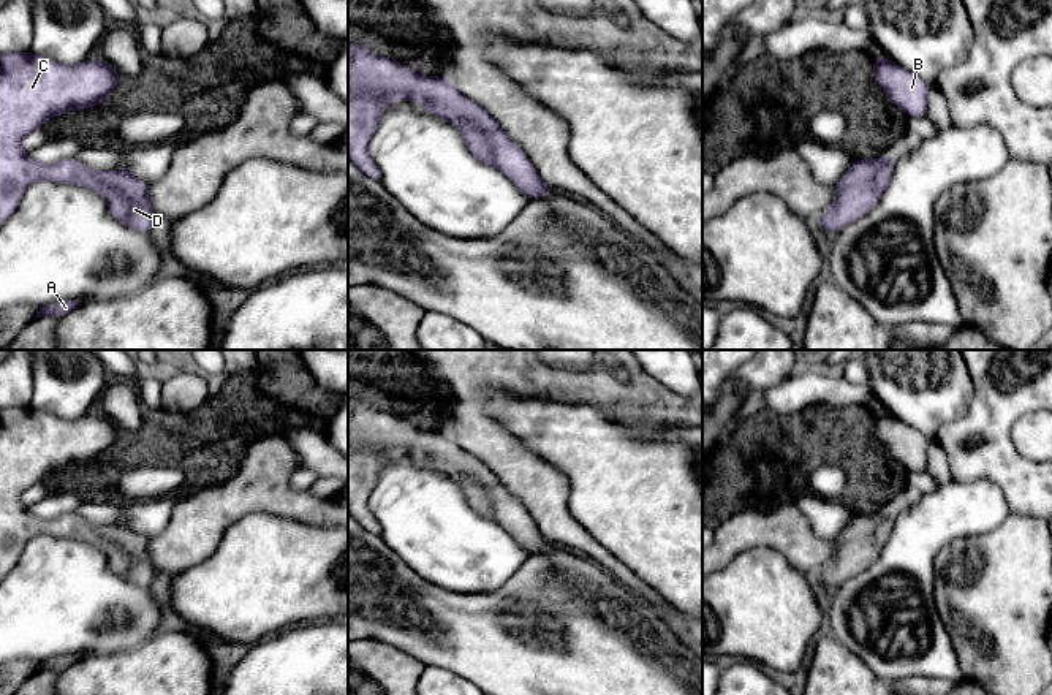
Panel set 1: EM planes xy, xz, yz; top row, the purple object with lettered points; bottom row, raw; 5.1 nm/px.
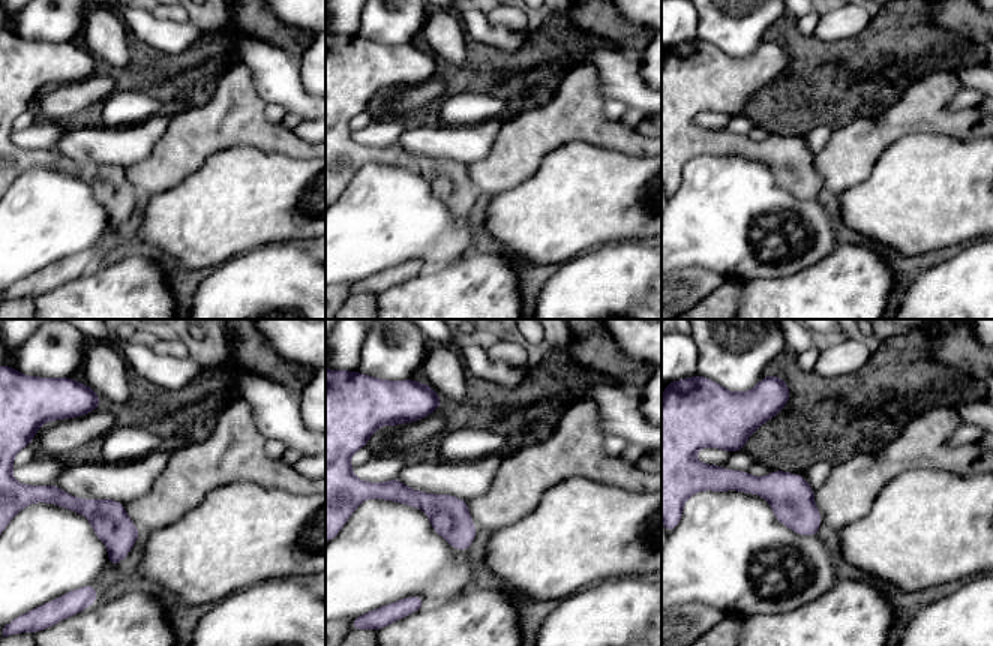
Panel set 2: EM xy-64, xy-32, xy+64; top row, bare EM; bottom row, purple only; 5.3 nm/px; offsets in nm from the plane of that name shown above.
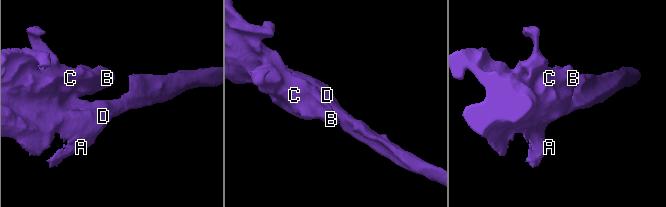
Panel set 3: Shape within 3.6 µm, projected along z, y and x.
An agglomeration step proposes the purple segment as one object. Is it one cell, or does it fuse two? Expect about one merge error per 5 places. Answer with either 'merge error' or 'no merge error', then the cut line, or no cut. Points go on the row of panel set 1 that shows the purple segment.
no merge error | no cut

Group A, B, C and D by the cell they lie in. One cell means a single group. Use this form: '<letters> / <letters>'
A B C D

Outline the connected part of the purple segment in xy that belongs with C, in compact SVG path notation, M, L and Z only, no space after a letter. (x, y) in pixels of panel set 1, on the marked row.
M9 52L0 55L0 226L19 206L28 185L38 180L71 184L98 192L108 204L109 214L131 230L149 233L158 218L150 206L149 184L119 166L103 173L82 165L76 157L54 165L43 165L28 157L21 142L25 135L43 127L49 119L71 109L85 111L106 100L122 82L114 65L103 60L85 60L63 65L33 52Z

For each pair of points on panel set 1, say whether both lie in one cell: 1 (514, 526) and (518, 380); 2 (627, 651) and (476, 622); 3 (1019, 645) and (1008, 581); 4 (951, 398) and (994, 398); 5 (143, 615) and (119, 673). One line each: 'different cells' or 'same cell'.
1: same cell
2: same cell
3: same cell
4: different cells
5: different cells

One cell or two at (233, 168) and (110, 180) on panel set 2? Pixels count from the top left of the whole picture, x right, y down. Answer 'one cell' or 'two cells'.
two cells

